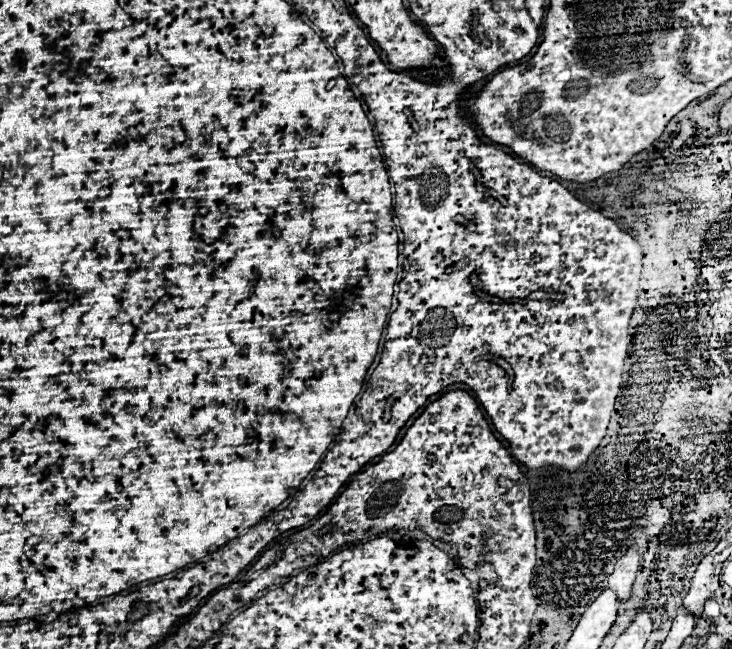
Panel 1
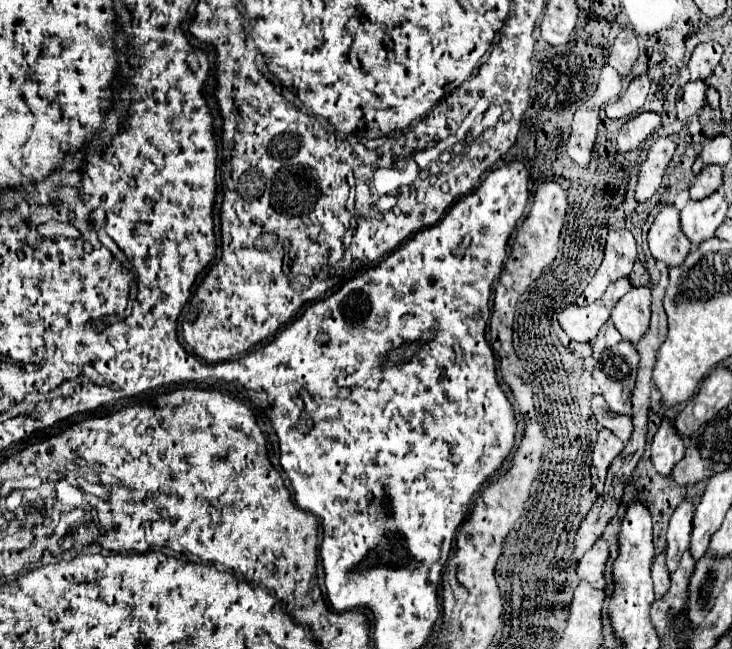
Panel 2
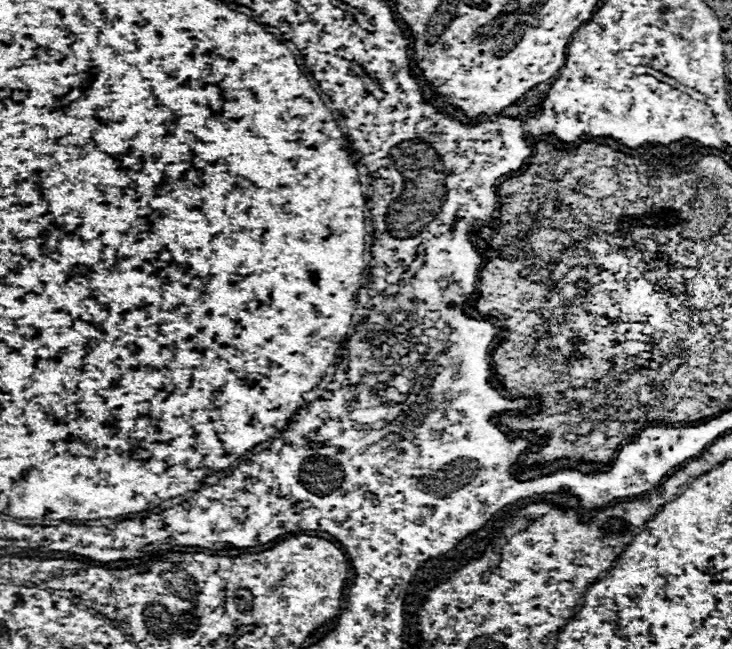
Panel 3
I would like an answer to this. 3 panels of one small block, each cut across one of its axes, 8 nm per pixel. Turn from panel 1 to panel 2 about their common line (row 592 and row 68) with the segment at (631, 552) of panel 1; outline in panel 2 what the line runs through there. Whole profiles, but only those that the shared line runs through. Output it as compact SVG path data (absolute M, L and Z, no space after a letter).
M622 30L610 48L608 64L614 66L620 76L626 76L630 72L632 64L636 62L636 58L638 58L636 36L630 30Z

